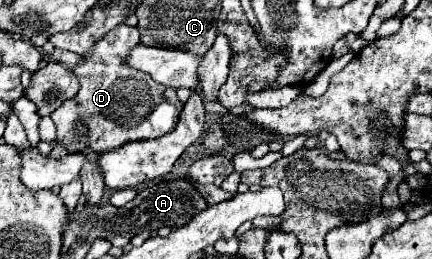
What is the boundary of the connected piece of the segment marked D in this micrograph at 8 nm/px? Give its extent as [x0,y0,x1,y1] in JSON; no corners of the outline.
[51,24,183,154]

